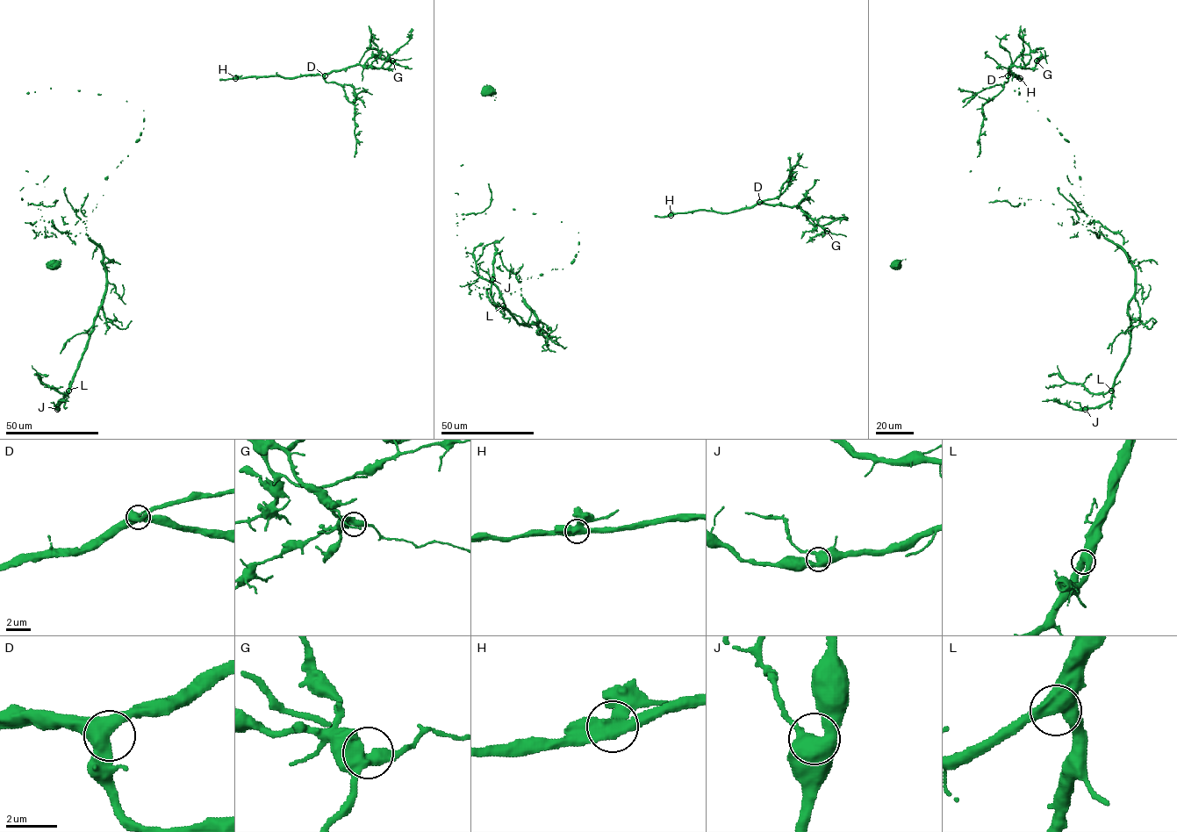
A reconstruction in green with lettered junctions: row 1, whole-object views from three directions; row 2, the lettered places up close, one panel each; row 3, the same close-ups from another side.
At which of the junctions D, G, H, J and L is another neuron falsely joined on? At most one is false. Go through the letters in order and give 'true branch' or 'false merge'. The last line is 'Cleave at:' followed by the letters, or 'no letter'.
D: true branch
G: true branch
H: true branch
J: true branch
L: true branch
Cleave at: no letter

